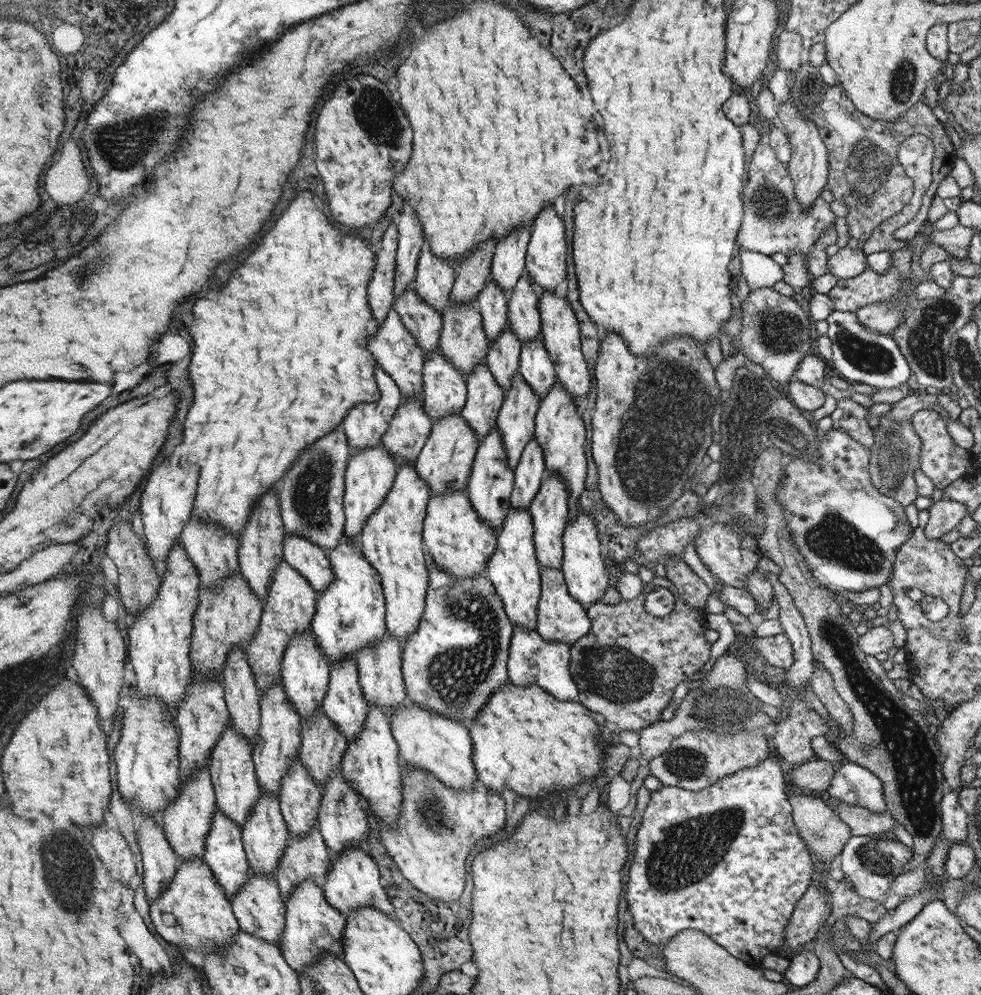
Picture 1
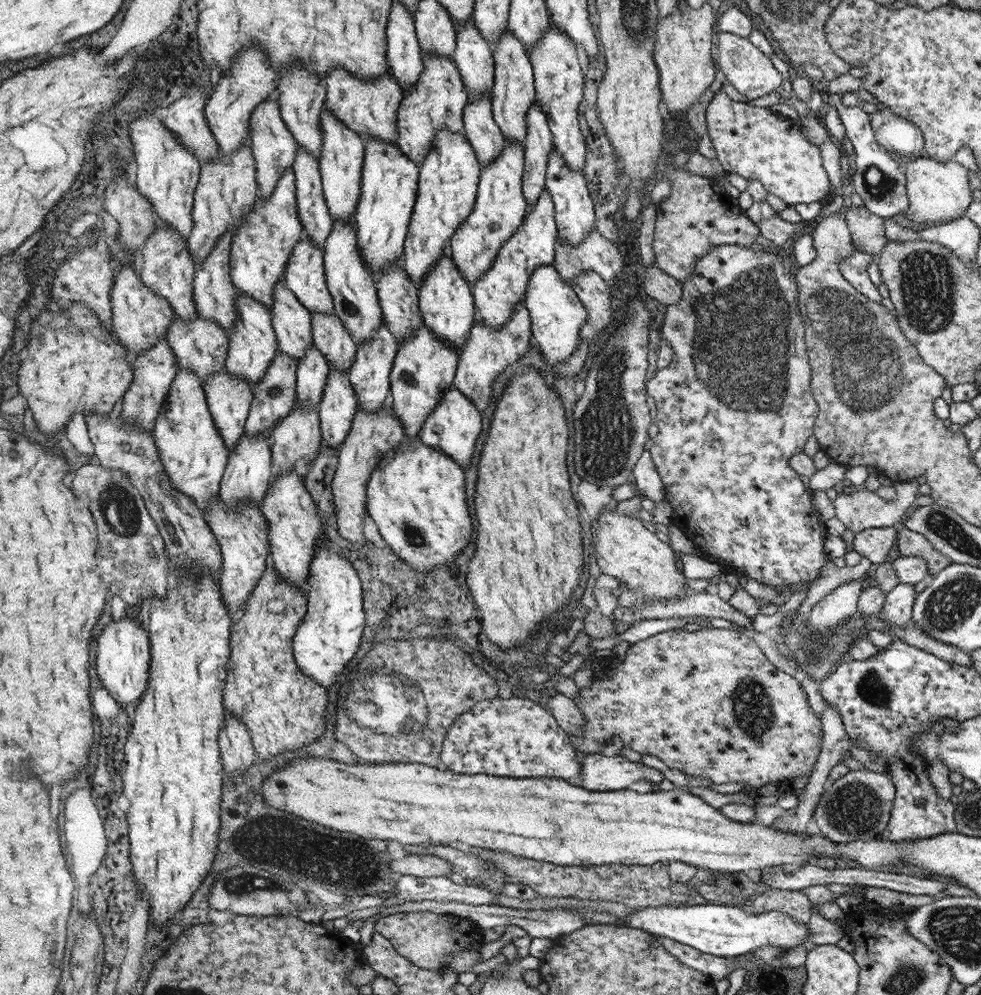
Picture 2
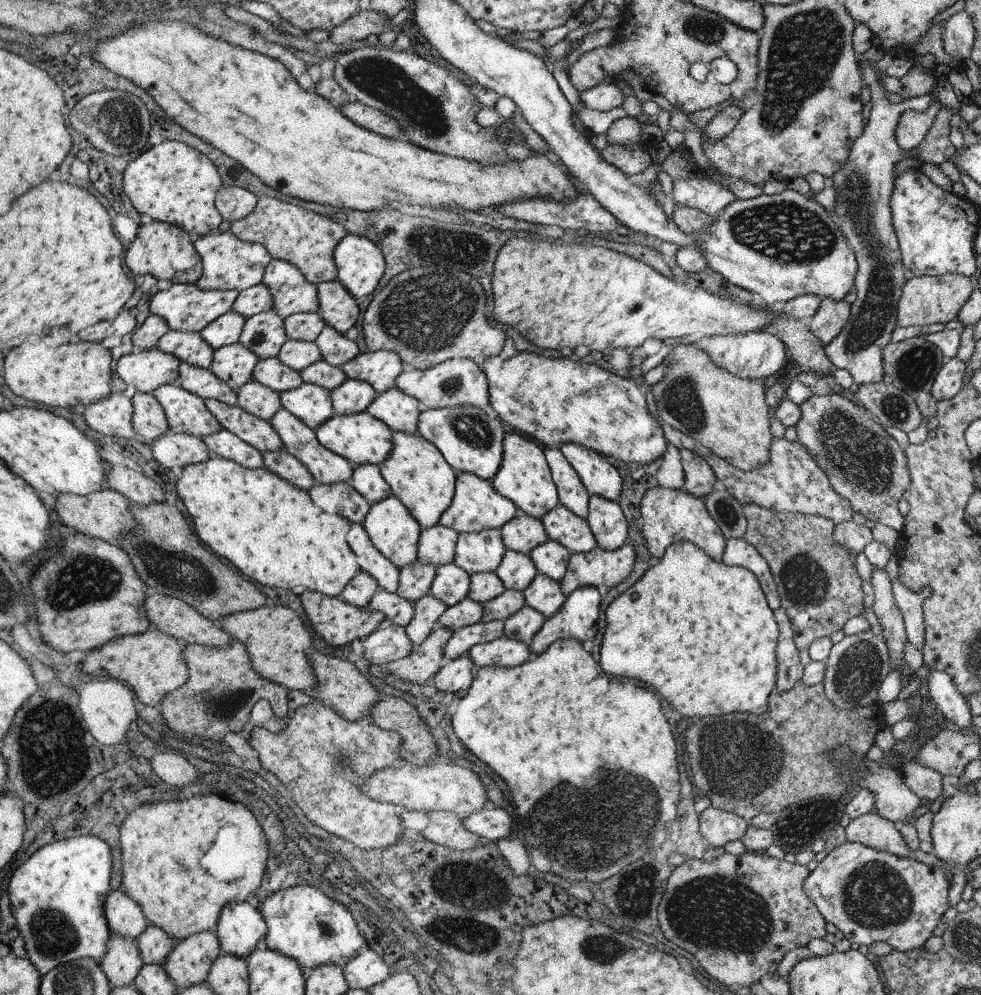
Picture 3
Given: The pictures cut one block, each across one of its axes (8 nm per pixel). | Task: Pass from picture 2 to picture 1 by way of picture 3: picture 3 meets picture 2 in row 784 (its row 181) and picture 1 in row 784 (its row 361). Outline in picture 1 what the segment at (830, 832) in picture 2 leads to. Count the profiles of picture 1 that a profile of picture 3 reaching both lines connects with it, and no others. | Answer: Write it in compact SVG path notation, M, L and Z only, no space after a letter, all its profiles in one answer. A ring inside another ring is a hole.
M843 760L835 768L833 778L829 780L827 796L867 808L871 814L883 814L887 810L881 778L865 766L849 760Z

